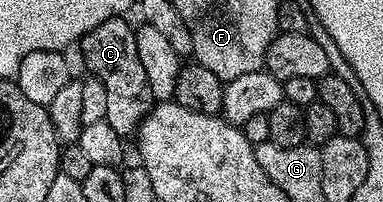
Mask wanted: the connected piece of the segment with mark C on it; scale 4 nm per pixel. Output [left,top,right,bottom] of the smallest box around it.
[80,16,156,139]

